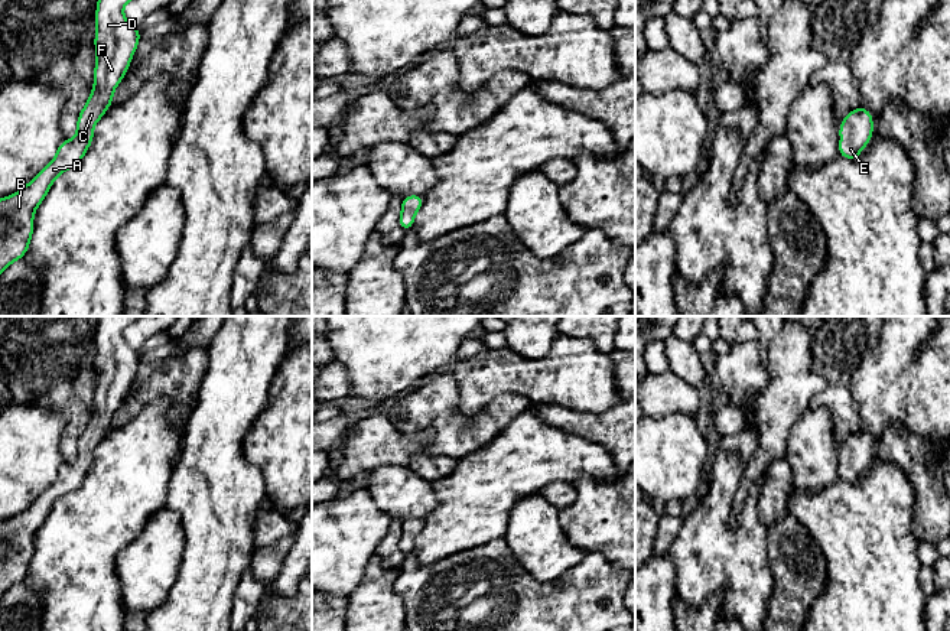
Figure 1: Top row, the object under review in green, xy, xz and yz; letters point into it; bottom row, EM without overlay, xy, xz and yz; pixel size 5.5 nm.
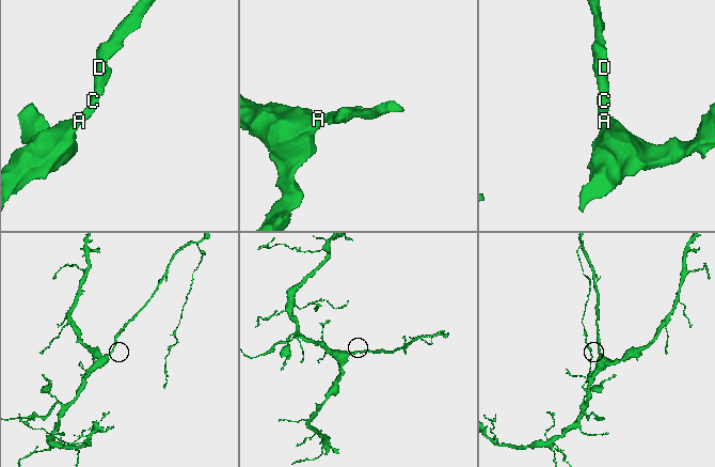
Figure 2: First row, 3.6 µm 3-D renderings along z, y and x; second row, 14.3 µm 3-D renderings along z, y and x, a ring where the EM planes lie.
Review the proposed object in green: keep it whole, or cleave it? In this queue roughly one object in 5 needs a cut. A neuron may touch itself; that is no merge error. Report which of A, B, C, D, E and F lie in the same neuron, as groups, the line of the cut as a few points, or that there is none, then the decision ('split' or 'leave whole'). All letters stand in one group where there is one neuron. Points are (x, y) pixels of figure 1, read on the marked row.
A B C D E F; no cut; leave whole

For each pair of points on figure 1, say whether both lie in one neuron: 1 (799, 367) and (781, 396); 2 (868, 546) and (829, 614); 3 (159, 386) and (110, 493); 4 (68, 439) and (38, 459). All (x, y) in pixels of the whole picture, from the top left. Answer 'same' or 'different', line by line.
1: same
2: same
3: different
4: different

